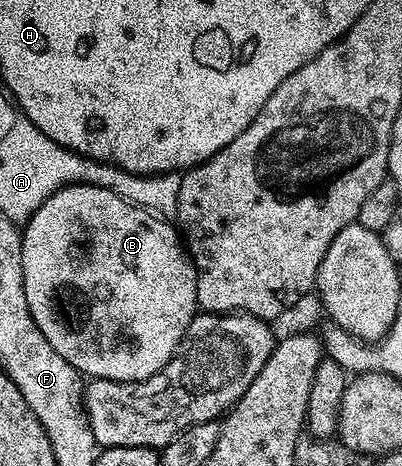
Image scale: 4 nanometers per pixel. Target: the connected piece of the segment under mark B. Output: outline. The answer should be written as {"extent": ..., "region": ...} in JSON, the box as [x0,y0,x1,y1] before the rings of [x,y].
{"extent":[22,184,198,380],"region":[[[65,184],[57,192],[50,194],[50,198],[46,198],[46,202],[38,206],[38,210],[34,210],[34,214],[22,228],[22,282],[26,290],[26,306],[30,306],[30,314],[38,330],[42,330],[46,342],[50,342],[50,346],[54,346],[54,350],[58,350],[58,354],[62,354],[62,358],[70,362],[70,366],[74,366],[85,377],[97,380],[145,380],[158,374],[158,370],[162,370],[162,366],[170,362],[192,317],[198,312],[196,267],[192,265],[192,258],[179,231],[165,217],[134,204],[131,200],[125,200],[111,188],[103,188],[98,184]]]}

